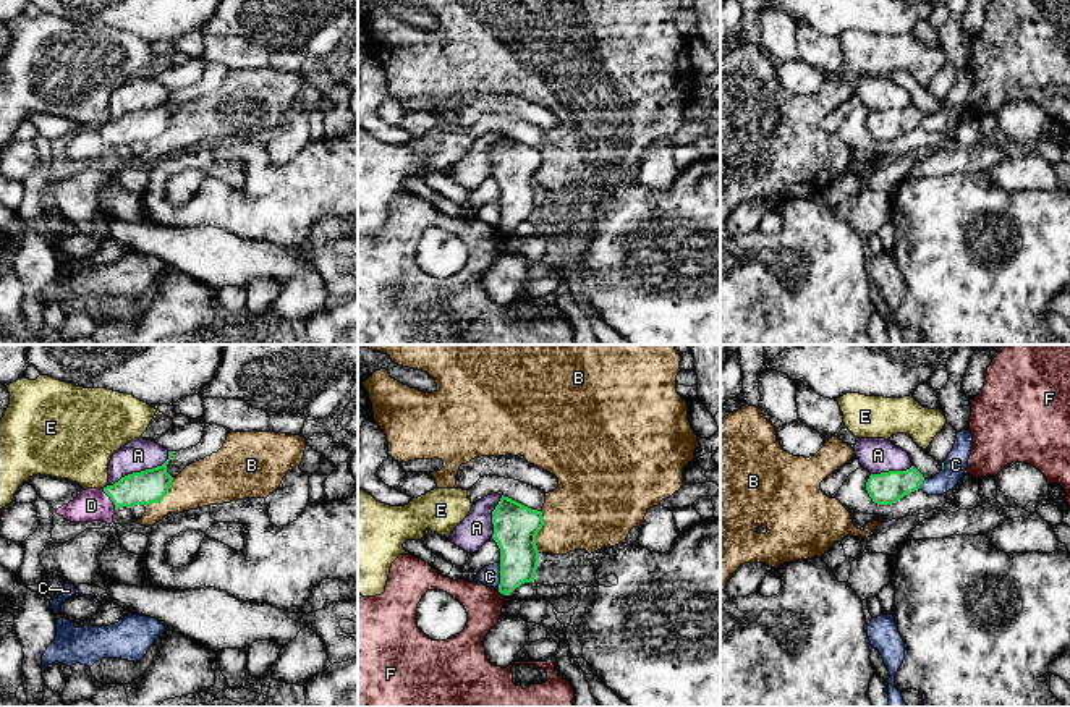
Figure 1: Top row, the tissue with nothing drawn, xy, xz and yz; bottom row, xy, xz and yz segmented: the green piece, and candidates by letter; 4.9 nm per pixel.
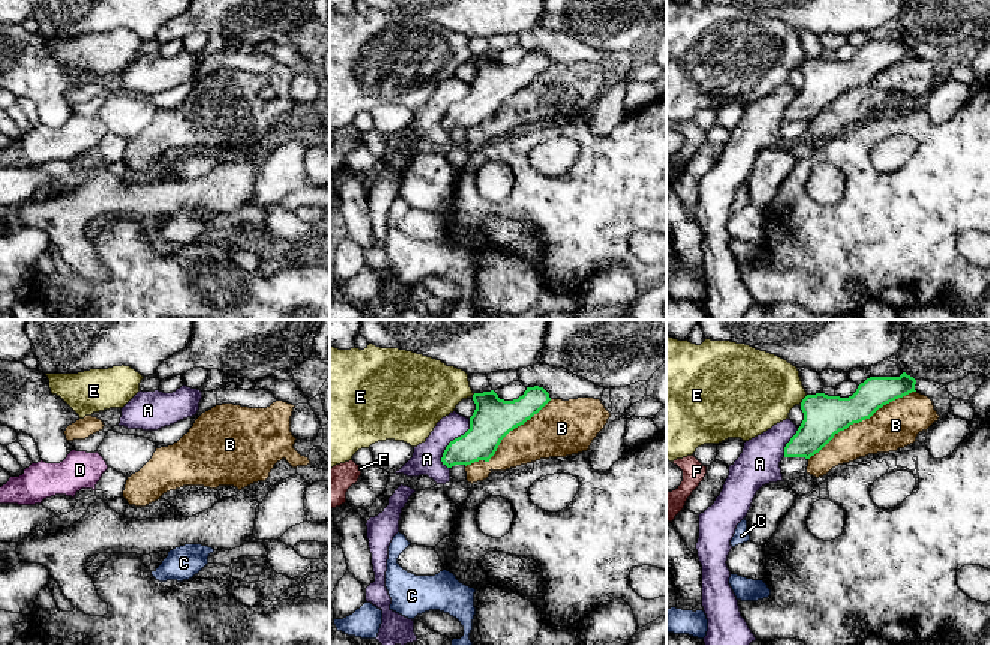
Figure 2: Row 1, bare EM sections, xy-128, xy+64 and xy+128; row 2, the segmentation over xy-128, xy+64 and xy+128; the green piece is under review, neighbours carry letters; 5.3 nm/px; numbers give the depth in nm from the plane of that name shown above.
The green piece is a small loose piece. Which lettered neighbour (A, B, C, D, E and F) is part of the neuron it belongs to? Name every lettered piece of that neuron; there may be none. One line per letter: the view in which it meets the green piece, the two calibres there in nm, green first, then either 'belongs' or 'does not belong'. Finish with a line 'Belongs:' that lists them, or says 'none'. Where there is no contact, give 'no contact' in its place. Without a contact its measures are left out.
A: xy | 170/160 nm | does not belong
B: xz | 220/380 nm | does not belong
C: xz | 220/100 nm | does not belong
D: xy | 170/160 nm | belongs
E: xy | 170/340 nm | does not belong
F: xz | 190/180 nm | does not belong
Belongs: D

